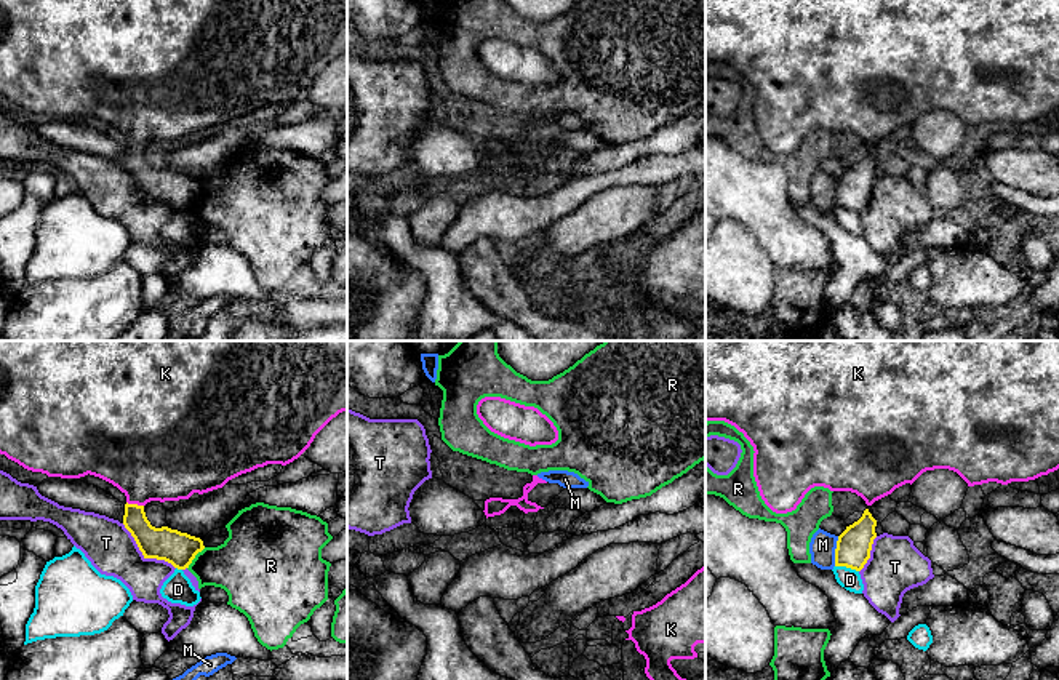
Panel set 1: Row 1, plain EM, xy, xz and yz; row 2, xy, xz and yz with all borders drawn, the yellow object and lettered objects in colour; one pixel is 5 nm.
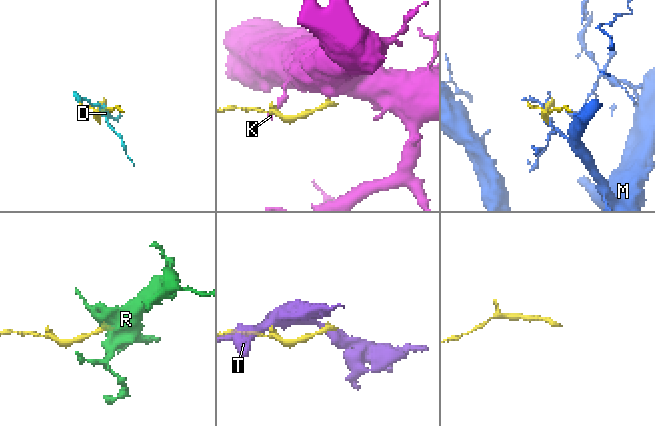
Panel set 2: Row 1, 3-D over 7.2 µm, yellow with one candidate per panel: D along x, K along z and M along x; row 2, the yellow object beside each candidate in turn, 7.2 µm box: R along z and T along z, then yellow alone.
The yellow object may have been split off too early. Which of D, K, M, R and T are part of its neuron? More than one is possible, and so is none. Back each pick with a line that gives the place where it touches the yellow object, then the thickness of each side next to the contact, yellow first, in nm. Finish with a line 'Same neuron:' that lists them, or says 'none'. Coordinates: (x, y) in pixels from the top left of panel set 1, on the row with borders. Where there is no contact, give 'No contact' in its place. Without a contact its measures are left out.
K: Touches yellow at xy (135, 504). Thickness 160 nm (yellow) against 440 nm
Same neuron: K

